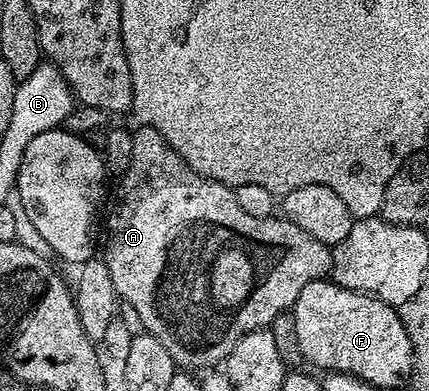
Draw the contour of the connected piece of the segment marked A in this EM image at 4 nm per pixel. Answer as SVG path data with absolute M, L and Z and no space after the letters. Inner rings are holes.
M139 126L133 132L132 141L132 165L128 165L126 174L121 176L122 188L118 191L118 200L110 211L110 216L104 219L104 235L106 231L106 252L104 258L108 265L108 273L112 273L112 285L116 285L116 293L122 303L132 305L136 313L140 313L145 327L145 334L154 335L172 353L175 364L182 369L194 369L190 367L202 367L201 369L214 369L219 366L229 355L230 350L244 337L253 331L261 331L269 328L270 323L278 315L287 314L293 308L296 297L300 297L300 289L317 279L325 279L330 273L331 248L325 243L316 241L312 233L304 233L300 225L293 223L285 217L252 217L252 213L244 213L234 196L235 188L226 184L204 177L188 166L184 157L156 133L156 129Z

